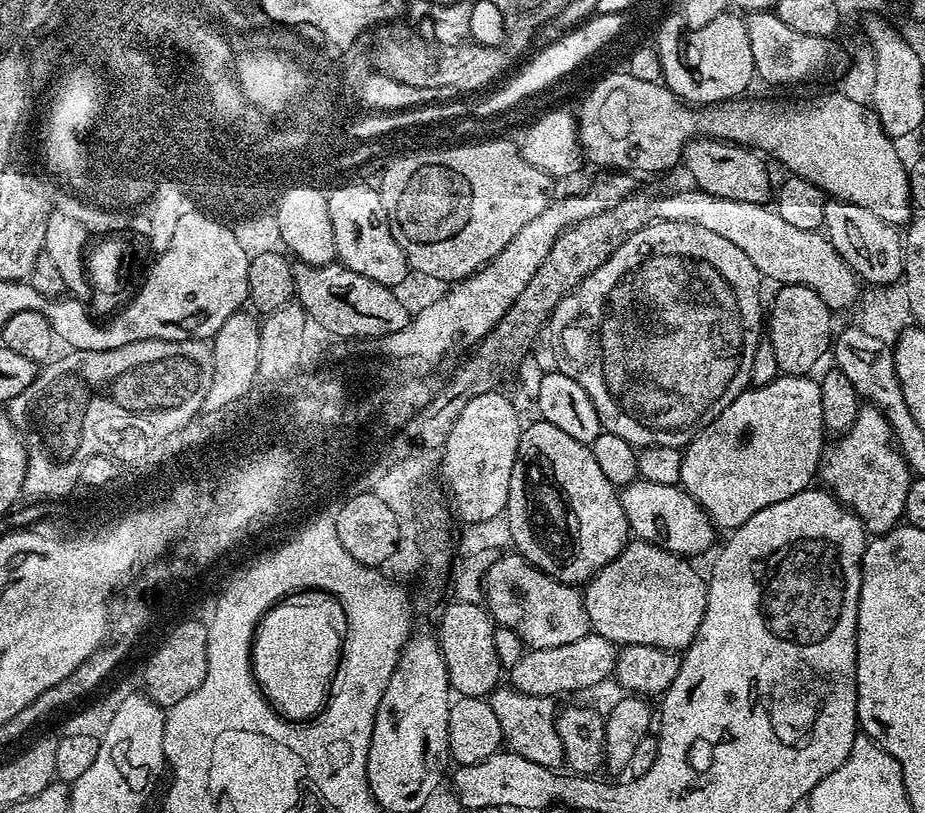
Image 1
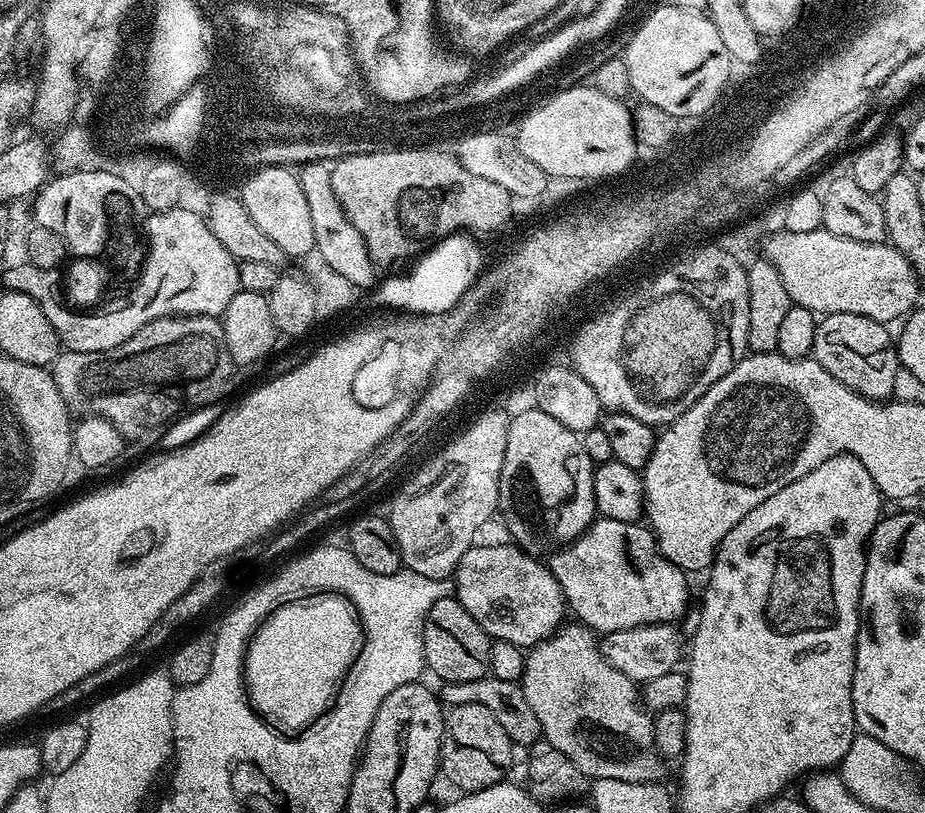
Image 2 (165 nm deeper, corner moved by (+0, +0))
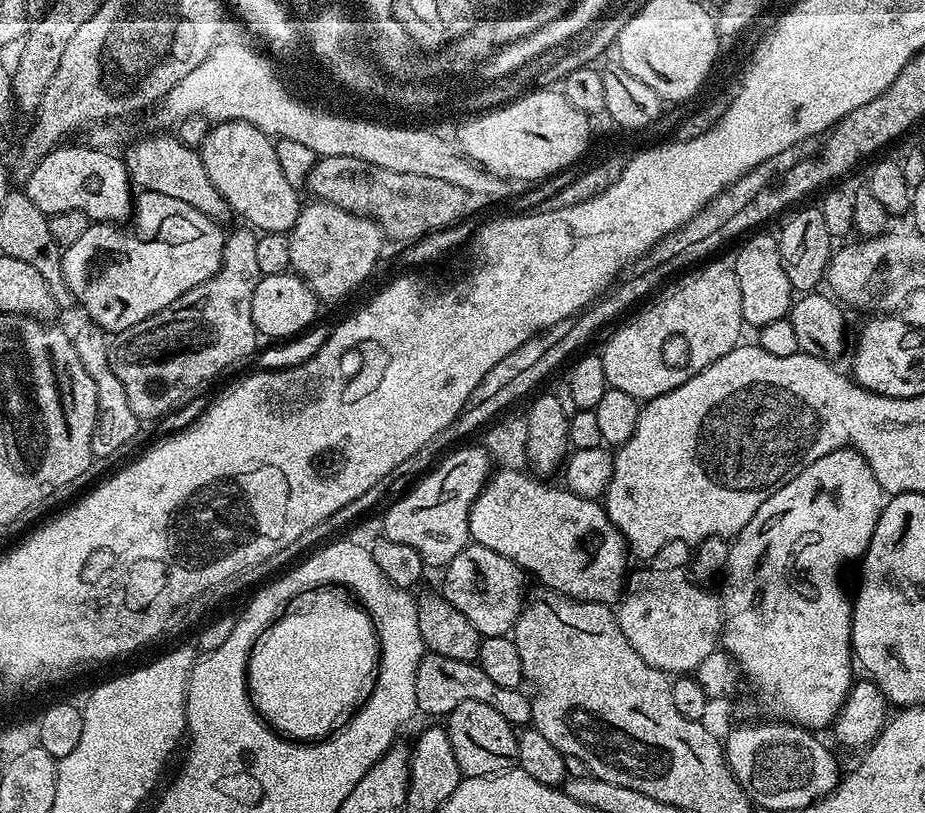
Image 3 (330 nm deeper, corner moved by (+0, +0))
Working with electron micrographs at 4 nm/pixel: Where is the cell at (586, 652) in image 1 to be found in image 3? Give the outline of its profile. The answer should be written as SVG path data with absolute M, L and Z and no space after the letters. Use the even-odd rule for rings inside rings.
M640 566L636 573L633 571L626 580L626 591L622 597L622 603L619 605L616 617L622 626L622 634L626 634L626 642L630 642L630 646L634 646L634 650L638 650L638 658L642 658L642 662L646 662L650 666L654 666L658 671L665 674L692 674L704 659L706 654L717 651L718 645L722 640L722 629L724 626L724 609L722 600L719 595L716 596L707 587L701 586L689 575L687 571L679 572L676 568L648 568L652 566Z

